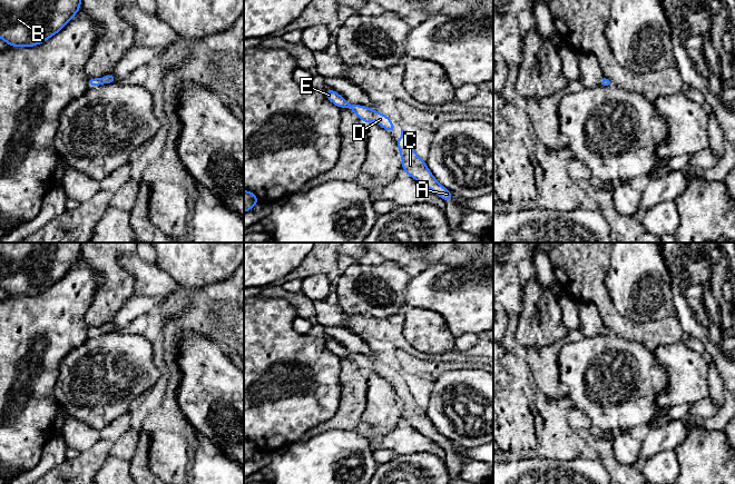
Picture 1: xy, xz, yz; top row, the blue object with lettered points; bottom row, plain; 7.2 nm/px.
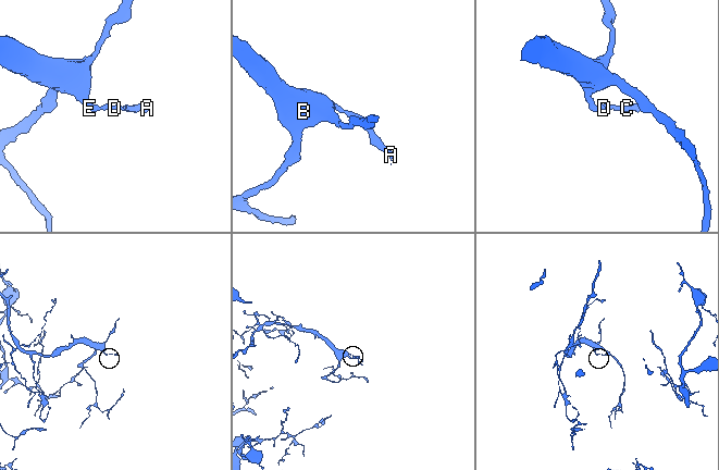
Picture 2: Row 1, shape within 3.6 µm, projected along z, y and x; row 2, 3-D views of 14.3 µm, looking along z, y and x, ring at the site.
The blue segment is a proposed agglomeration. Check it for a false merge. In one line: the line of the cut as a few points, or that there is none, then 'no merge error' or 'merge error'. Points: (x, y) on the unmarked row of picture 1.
no cut; no merge error

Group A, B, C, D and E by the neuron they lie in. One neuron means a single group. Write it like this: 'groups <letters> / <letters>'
groups A B C D E

